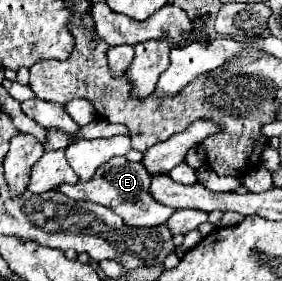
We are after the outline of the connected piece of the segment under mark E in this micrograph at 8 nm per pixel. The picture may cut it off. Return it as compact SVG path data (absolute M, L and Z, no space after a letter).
M124 156L108 160L88 182L78 182L78 184L62 184L56 190L66 194L72 200L88 200L94 204L108 206L112 212L116 212L124 224L132 228L154 228L164 224L172 216L172 208L160 204L158 200L152 200L152 194L148 192L150 188L152 174L144 168L140 162L128 162Z

